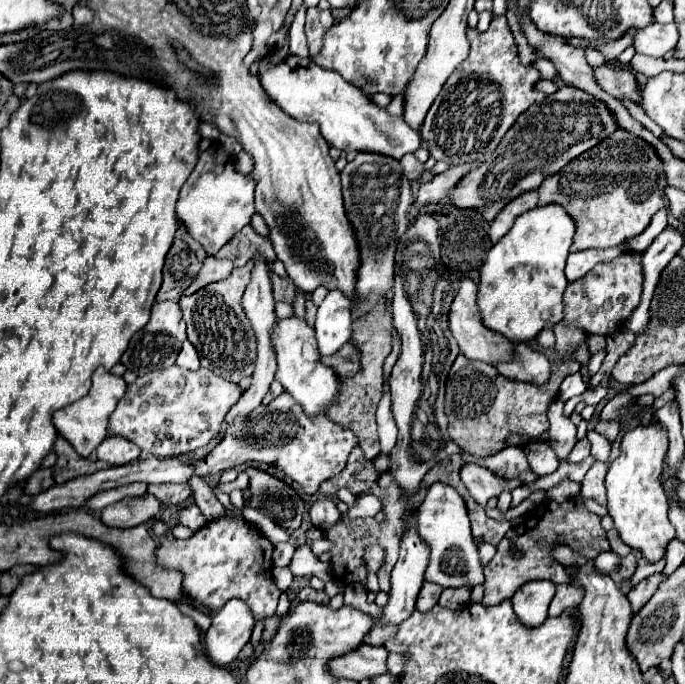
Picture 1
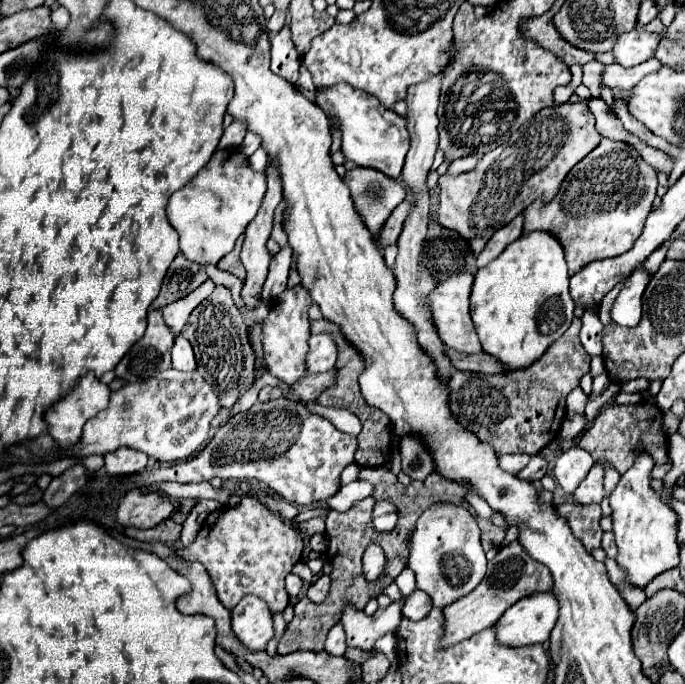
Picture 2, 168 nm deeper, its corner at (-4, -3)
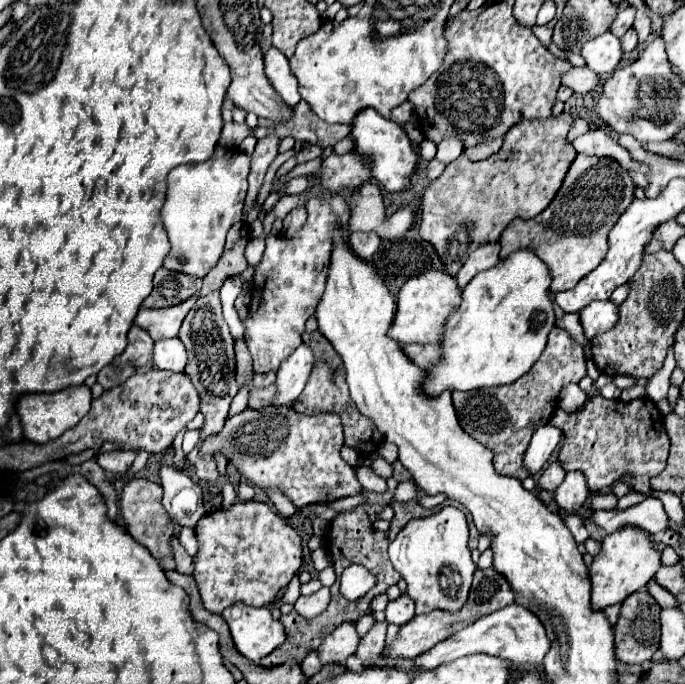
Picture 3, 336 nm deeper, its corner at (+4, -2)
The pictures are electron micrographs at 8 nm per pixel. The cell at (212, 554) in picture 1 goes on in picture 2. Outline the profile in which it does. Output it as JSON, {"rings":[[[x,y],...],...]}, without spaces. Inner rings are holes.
{"rings":[[[242,497],[236,507],[222,507],[212,513],[202,523],[196,541],[188,547],[176,549],[176,553],[188,561],[198,561],[206,567],[218,601],[232,609],[244,595],[252,593],[268,603],[272,613],[284,611],[288,605],[288,593],[284,587],[286,575],[302,559],[304,543],[298,529],[280,519],[268,507],[254,497]]]}

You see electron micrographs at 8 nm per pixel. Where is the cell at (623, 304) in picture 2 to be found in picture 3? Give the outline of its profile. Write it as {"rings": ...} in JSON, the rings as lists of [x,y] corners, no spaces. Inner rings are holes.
{"rings":[[[594,300],[592,304],[584,306],[580,312],[582,326],[586,332],[586,338],[594,338],[602,332],[608,332],[616,326],[618,320],[618,304],[612,300]]]}

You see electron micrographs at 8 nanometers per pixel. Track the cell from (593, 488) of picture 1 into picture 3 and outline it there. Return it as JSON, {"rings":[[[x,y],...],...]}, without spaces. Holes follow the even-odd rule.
{"rings":[[[568,472],[564,482],[554,492],[556,504],[566,512],[578,512],[584,506],[588,496],[590,496],[590,490],[582,472]]]}

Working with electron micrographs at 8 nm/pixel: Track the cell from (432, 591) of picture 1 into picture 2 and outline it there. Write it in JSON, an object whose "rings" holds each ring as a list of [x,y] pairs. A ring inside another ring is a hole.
{"rings":[[[414,591],[408,595],[408,599],[404,601],[404,607],[402,607],[402,617],[404,619],[410,619],[410,621],[418,621],[418,619],[424,619],[428,615],[428,611],[432,609],[430,605],[430,599],[424,591]]]}

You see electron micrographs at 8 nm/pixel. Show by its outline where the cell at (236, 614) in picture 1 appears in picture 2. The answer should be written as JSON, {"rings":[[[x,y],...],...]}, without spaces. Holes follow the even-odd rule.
{"rings":[[[246,595],[232,609],[232,631],[250,651],[264,651],[274,637],[272,613],[256,595]]]}

